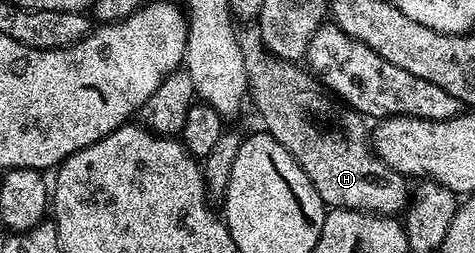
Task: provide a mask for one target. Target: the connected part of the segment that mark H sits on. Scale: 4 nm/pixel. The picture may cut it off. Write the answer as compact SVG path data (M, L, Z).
M242 22L237 25L240 54L244 58L244 70L248 74L248 96L258 107L258 116L262 119L261 127L269 132L288 154L308 174L308 182L320 194L327 209L351 208L357 212L372 212L375 216L397 217L405 213L408 205L407 177L392 170L374 154L372 132L368 127L367 117L352 108L340 107L339 101L305 67L289 60L276 58L264 46L257 23Z

